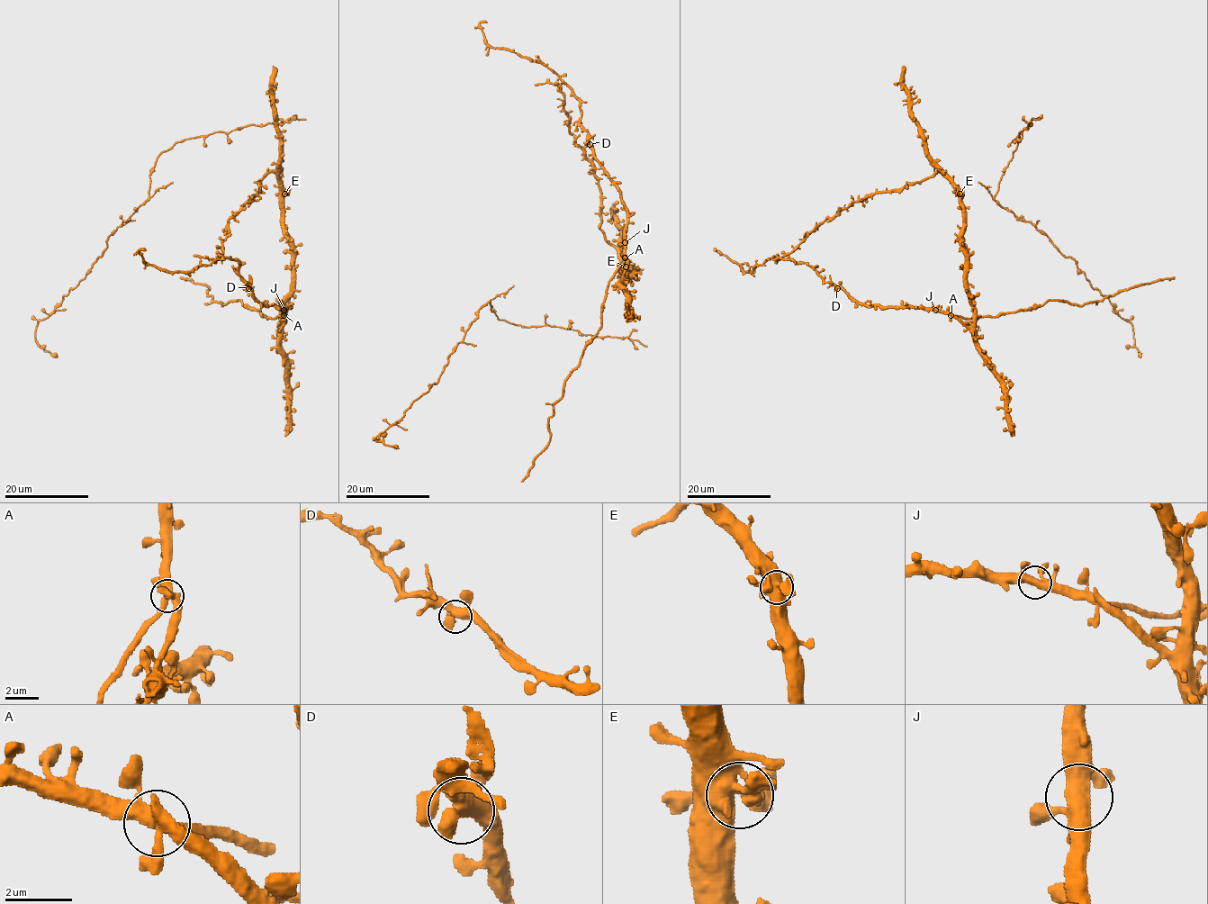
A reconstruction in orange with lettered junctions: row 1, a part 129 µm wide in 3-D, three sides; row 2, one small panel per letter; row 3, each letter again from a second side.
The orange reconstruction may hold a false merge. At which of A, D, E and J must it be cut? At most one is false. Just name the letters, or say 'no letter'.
A

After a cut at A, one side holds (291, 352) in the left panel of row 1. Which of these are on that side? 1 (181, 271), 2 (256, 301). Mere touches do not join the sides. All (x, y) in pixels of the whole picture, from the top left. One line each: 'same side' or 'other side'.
1: same side
2: same side

